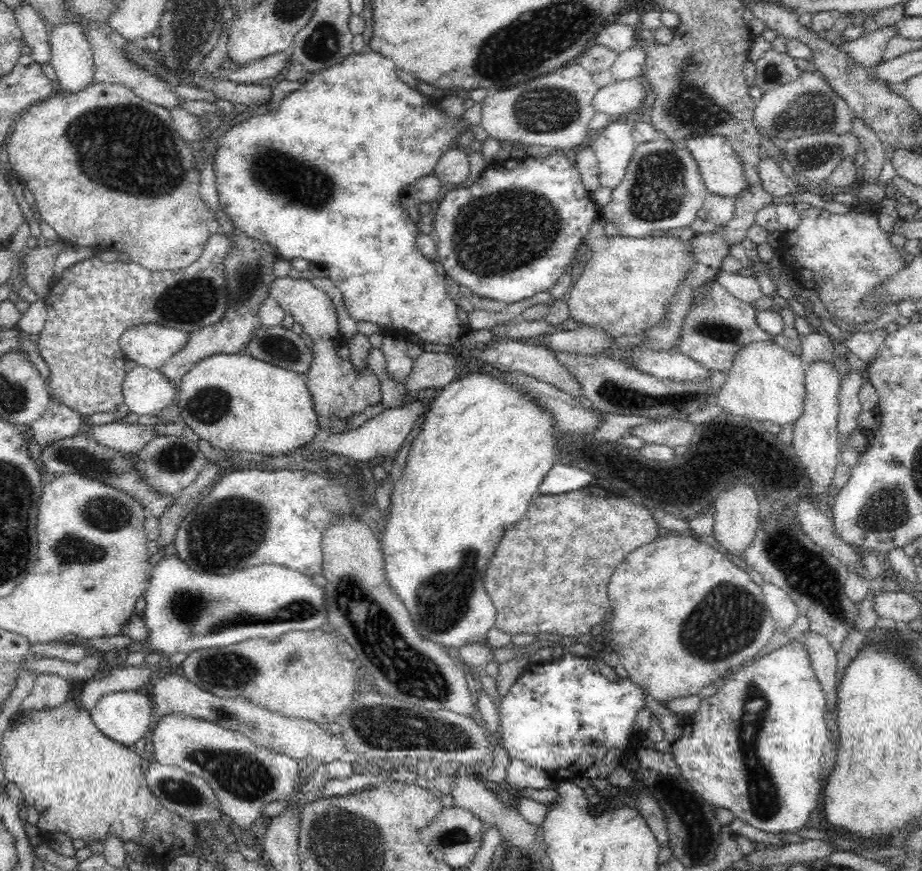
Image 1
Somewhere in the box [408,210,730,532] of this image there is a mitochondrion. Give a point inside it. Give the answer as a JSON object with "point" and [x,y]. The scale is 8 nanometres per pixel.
{"point":[625,398]}

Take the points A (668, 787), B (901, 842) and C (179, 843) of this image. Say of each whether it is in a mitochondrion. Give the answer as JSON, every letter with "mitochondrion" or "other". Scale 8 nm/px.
{"A":"other","B":"other","C":"mitochondrion"}

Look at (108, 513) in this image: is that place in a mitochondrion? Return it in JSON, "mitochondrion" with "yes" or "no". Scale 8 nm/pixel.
{"mitochondrion":"yes"}

